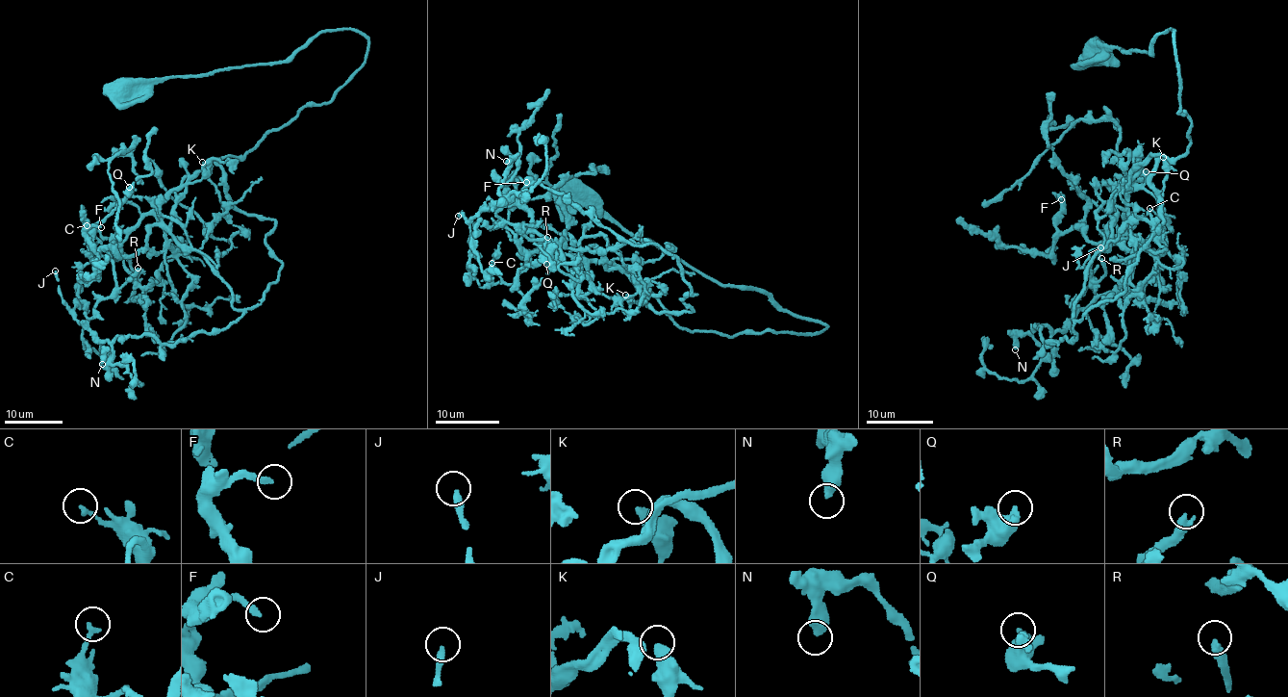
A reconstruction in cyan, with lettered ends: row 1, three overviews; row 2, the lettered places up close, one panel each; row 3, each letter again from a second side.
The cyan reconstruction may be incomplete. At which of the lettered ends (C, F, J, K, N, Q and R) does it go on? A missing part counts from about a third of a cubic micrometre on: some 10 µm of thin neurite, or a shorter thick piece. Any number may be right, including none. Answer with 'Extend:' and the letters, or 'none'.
Extend: J

